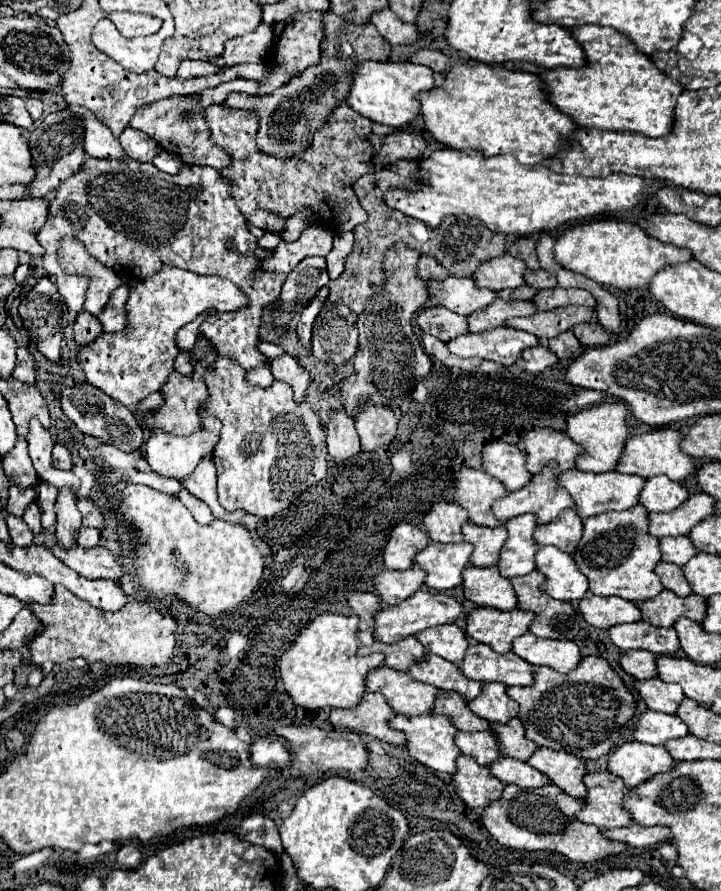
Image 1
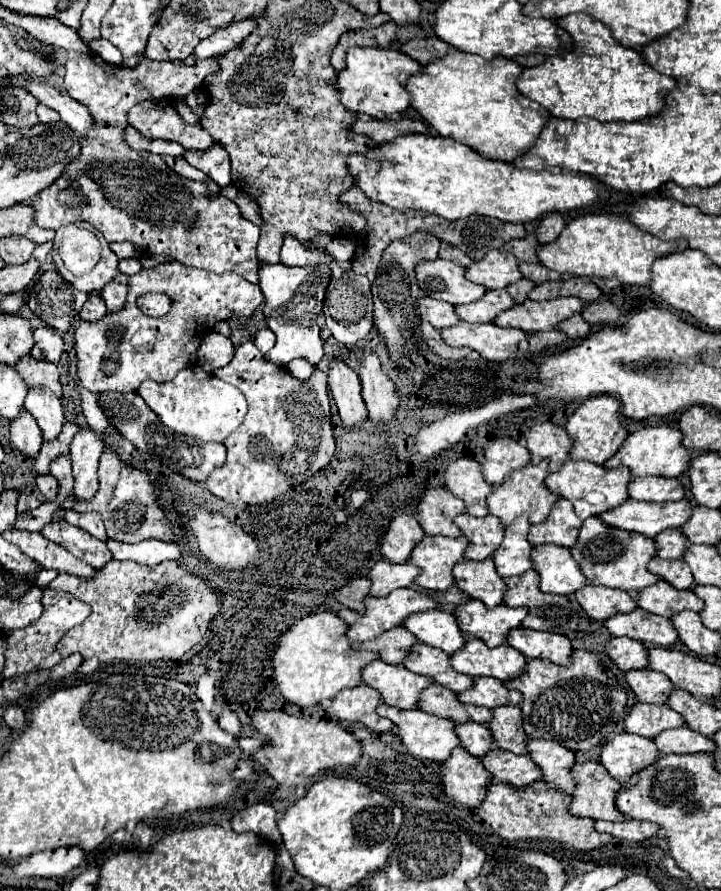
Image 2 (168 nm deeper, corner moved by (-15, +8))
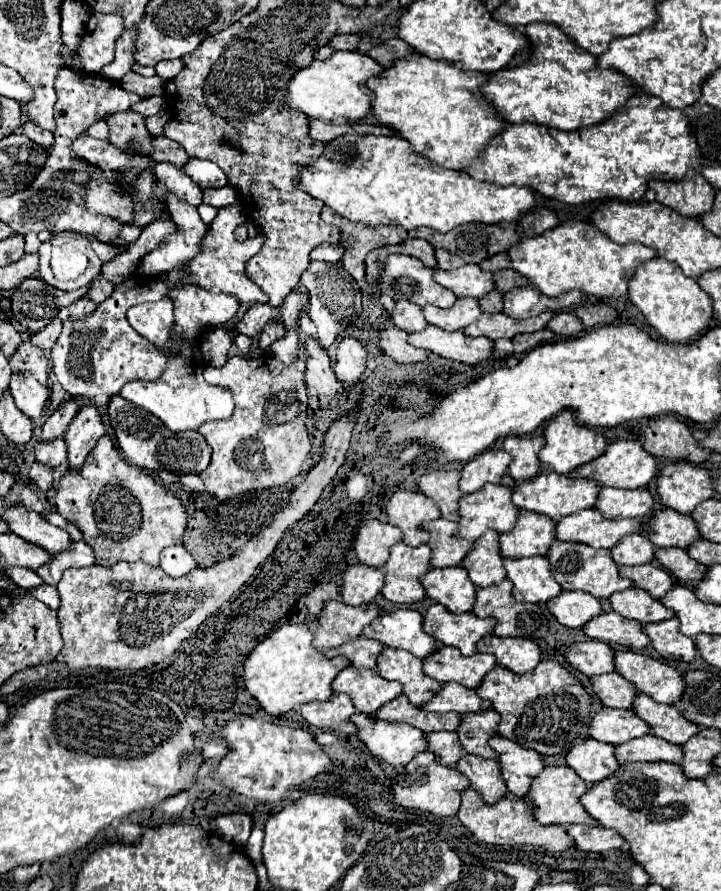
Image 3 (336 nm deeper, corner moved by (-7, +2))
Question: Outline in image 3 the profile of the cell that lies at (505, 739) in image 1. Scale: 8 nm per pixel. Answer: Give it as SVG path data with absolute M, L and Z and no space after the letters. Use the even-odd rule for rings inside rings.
M493 709L479 713L463 713L455 733L459 735L459 743L465 749L465 753L479 755L485 759L495 759L495 751L487 745L487 737L495 735L497 723L499 715Z

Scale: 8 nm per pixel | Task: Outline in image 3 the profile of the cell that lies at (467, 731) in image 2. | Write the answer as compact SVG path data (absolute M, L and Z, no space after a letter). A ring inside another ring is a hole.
M443 731L427 733L425 741L427 741L427 751L435 753L439 765L453 767L455 761L459 761L459 757L463 755L463 749L459 749L459 741L455 733L443 733Z

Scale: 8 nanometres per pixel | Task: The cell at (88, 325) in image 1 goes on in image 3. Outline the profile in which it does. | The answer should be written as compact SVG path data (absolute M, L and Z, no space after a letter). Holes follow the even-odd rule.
M81 297L69 305L69 315L71 317L85 317L85 315L91 315L95 311L95 307L97 305L89 297Z

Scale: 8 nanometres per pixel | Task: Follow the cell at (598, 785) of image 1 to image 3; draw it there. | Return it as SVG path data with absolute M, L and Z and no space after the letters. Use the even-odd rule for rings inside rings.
M545 767L531 783L529 791L525 797L521 797L527 805L533 807L533 817L541 825L571 825L571 823L581 823L581 825L595 825L591 817L587 817L587 811L579 805L579 797L587 791L587 783L579 781L575 773L567 767Z

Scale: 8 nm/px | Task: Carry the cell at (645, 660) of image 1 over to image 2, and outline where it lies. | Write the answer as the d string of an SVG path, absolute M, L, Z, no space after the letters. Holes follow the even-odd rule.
M615 637L613 641L607 643L605 651L623 671L649 667L649 649L639 641L627 637Z

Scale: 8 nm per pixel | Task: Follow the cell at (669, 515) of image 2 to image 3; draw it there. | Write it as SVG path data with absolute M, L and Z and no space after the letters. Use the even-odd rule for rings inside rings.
M585 509L559 519L555 523L555 539L585 543L595 549L611 549L619 537L635 531L639 533L639 525L643 525L643 521L645 517L627 521L603 521L595 509Z

